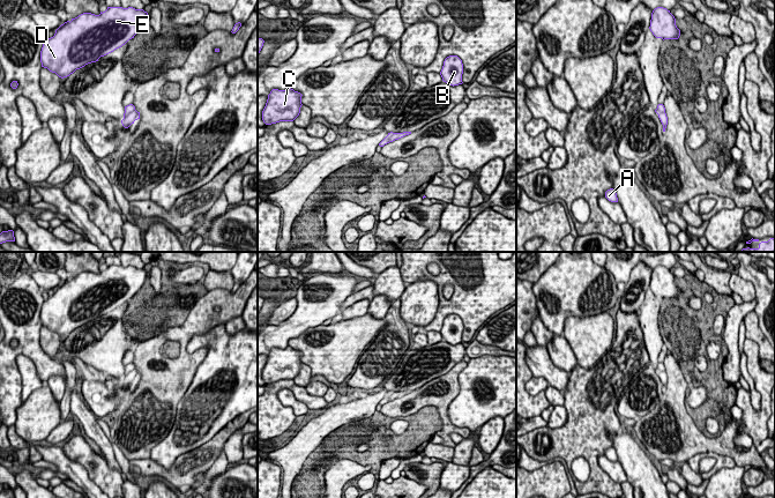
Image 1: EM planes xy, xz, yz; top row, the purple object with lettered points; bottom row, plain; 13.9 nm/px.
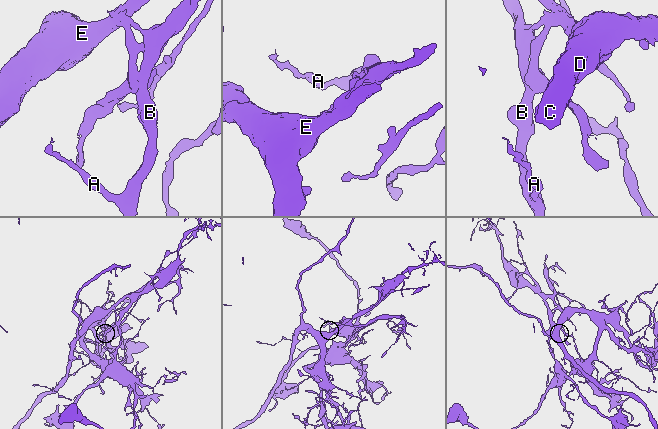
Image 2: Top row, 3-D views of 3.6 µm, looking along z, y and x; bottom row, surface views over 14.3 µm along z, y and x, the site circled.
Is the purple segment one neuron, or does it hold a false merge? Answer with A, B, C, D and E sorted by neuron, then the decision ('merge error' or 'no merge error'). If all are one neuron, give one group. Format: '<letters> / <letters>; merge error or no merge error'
A B / C D E; merge error

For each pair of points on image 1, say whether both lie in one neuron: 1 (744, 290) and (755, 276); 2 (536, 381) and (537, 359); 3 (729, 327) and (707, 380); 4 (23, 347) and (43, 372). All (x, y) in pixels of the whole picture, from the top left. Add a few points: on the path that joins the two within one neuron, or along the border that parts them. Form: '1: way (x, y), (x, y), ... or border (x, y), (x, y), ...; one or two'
1: border (736, 274), (749, 280), (754, 288); two
2: border (533, 376), (541, 376), (549, 385); two
3: border (722, 333), (727, 347), (727, 357), (723, 366); two
4: way (30, 350), (43, 365); one

